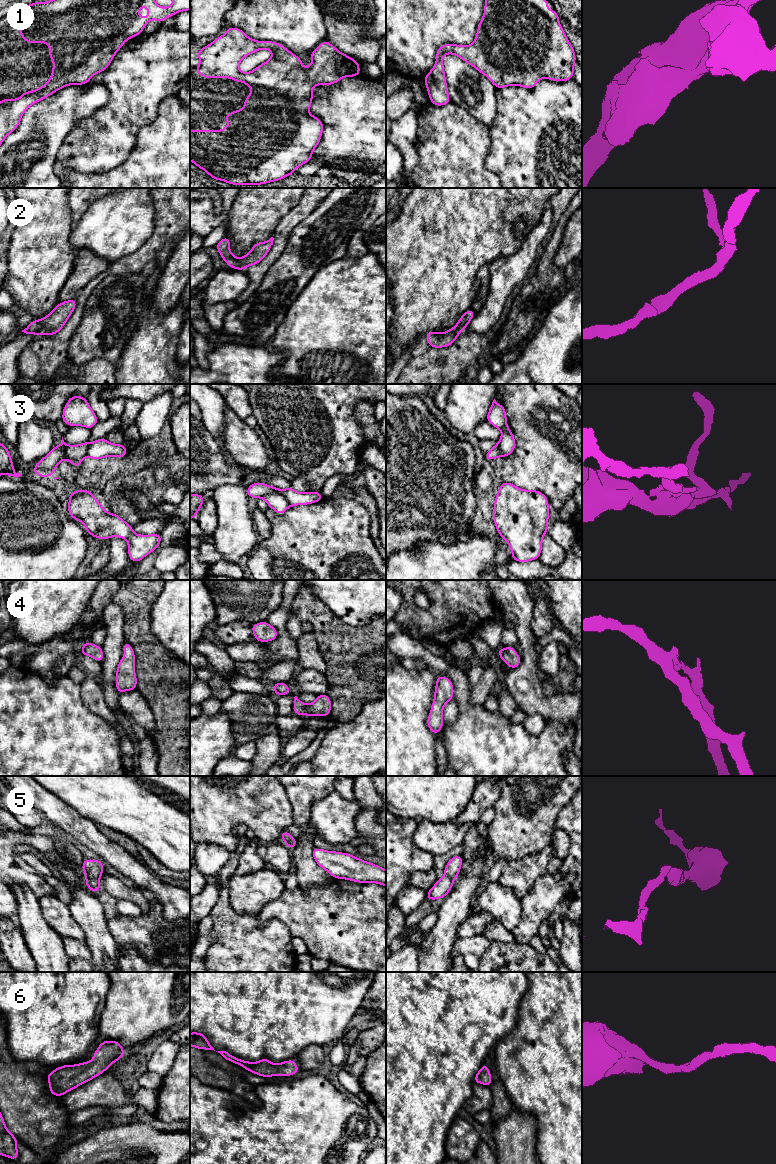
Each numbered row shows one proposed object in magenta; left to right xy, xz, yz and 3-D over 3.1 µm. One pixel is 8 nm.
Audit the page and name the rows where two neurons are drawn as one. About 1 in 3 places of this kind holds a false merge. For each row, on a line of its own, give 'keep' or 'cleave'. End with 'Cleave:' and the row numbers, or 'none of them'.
1: keep
2: keep
3: cleave
4: keep
5: keep
6: keep
Cleave: 3

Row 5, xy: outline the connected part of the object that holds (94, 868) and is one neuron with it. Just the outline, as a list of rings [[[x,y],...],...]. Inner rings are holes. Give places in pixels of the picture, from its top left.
[[[84,859],[82,871],[86,874],[85,885],[95,894],[101,889],[99,877],[103,876],[102,860]]]

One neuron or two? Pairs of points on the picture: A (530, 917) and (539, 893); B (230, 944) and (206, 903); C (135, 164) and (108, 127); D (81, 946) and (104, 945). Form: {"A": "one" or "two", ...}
{"A": "one", "B": "two", "C": "two", "D": "two"}

